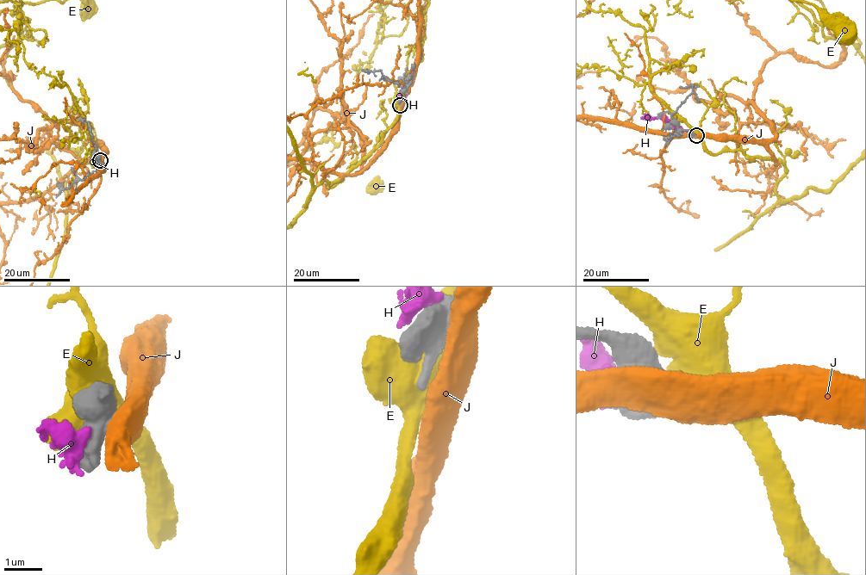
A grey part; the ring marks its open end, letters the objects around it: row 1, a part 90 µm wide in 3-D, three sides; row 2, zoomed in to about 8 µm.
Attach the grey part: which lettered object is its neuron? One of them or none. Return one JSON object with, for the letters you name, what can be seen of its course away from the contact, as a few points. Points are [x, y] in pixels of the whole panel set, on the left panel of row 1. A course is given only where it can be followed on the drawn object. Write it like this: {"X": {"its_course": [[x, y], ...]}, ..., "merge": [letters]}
{"merge": []}

